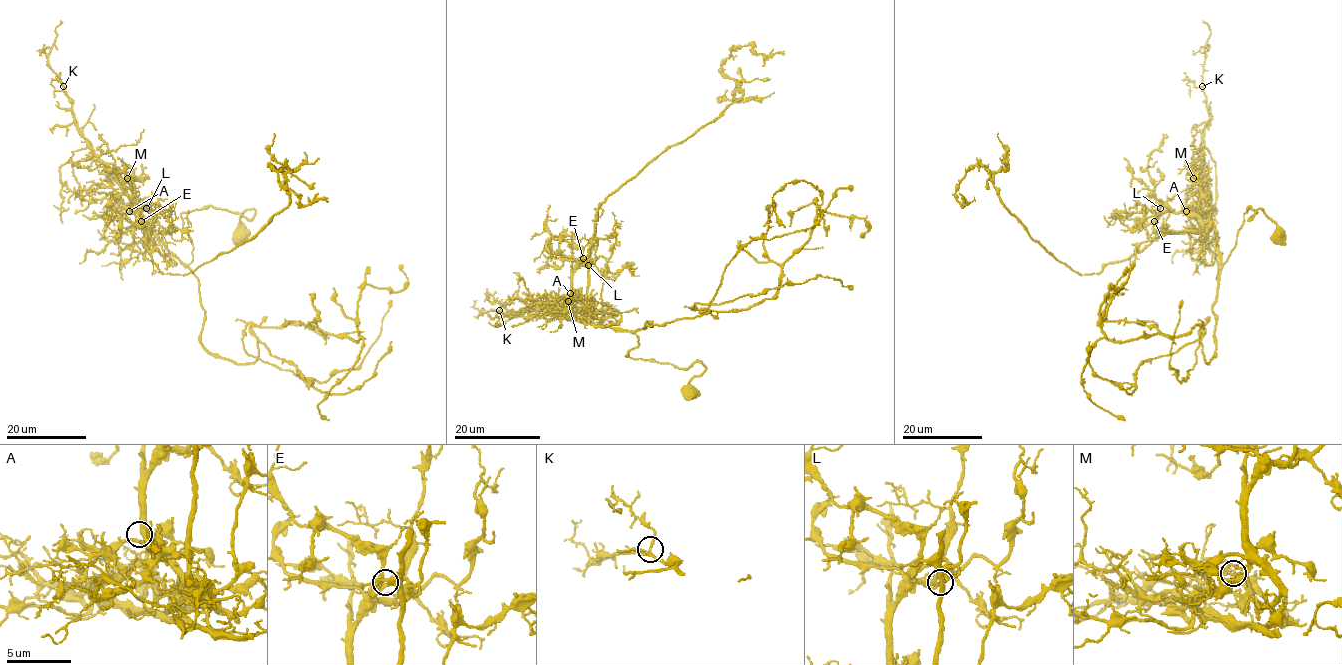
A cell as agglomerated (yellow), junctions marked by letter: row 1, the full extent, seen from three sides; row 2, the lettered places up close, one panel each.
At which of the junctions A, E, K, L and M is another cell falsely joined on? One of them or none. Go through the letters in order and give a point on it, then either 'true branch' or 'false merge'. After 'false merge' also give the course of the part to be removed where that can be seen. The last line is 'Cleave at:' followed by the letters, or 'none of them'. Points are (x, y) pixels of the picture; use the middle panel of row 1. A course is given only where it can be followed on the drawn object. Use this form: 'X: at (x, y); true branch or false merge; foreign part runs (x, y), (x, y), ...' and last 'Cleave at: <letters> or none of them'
A: at (570, 293); true branch
E: at (583, 258); true branch
K: at (499, 310); true branch
L: at (588, 265); true branch
M: at (568, 301); false merge; foreign part runs (568, 301), (594, 311), (596, 210), (741, 97), (722, 65), (730, 51), (753, 45), (784, 54)
Cleave at: M

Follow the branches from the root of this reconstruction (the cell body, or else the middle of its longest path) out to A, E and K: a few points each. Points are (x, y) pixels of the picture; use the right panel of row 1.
A: (1278, 234), (1260, 209), (1249, 220), (1255, 214), (1249, 206), (1222, 265), (1216, 228), (1186, 211)
E: (1278, 234), (1260, 209), (1249, 220), (1249, 206), (1222, 265), (1206, 218), (1165, 212), (1154, 221)
K: (1278, 234), (1260, 209), (1249, 220), (1255, 214), (1249, 206), (1221, 264), (1200, 169), (1210, 118), (1202, 86)

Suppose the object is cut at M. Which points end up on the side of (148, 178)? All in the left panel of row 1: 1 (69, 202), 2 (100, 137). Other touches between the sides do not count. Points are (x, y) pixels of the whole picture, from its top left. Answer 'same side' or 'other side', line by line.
1: other side
2: same side

